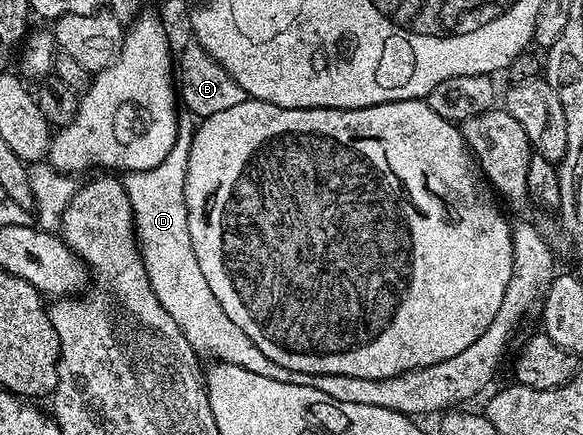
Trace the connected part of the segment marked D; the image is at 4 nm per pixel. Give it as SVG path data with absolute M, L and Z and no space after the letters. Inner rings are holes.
M172 146L170 154L166 154L158 166L145 172L129 172L122 180L134 214L138 251L144 259L150 286L158 302L162 302L162 310L166 310L166 314L178 322L182 334L186 334L190 346L201 357L213 356L213 361L242 366L242 370L262 374L262 378L294 382L298 386L314 386L314 390L322 390L322 394L330 394L330 398L338 402L386 406L386 410L401 412L403 416L421 418L427 412L439 413L449 406L463 405L460 404L463 400L474 399L495 378L520 319L532 307L537 307L538 299L557 271L552 248L544 241L543 234L528 220L515 221L512 224L512 269L510 282L506 282L502 306L498 306L494 322L482 330L478 342L470 342L462 354L454 354L454 358L446 358L446 362L415 368L394 378L350 378L346 374L315 376L286 370L278 366L278 362L270 362L270 358L266 358L266 354L262 354L262 350L258 350L258 346L254 346L254 342L250 342L250 338L246 338L246 334L242 334L242 330L238 330L238 326L226 318L226 310L222 310L222 305L218 303L218 298L214 298L202 275L202 266L198 266L198 258L194 258L194 246L190 242L184 193L187 165L188 156L184 153L184 146Z

